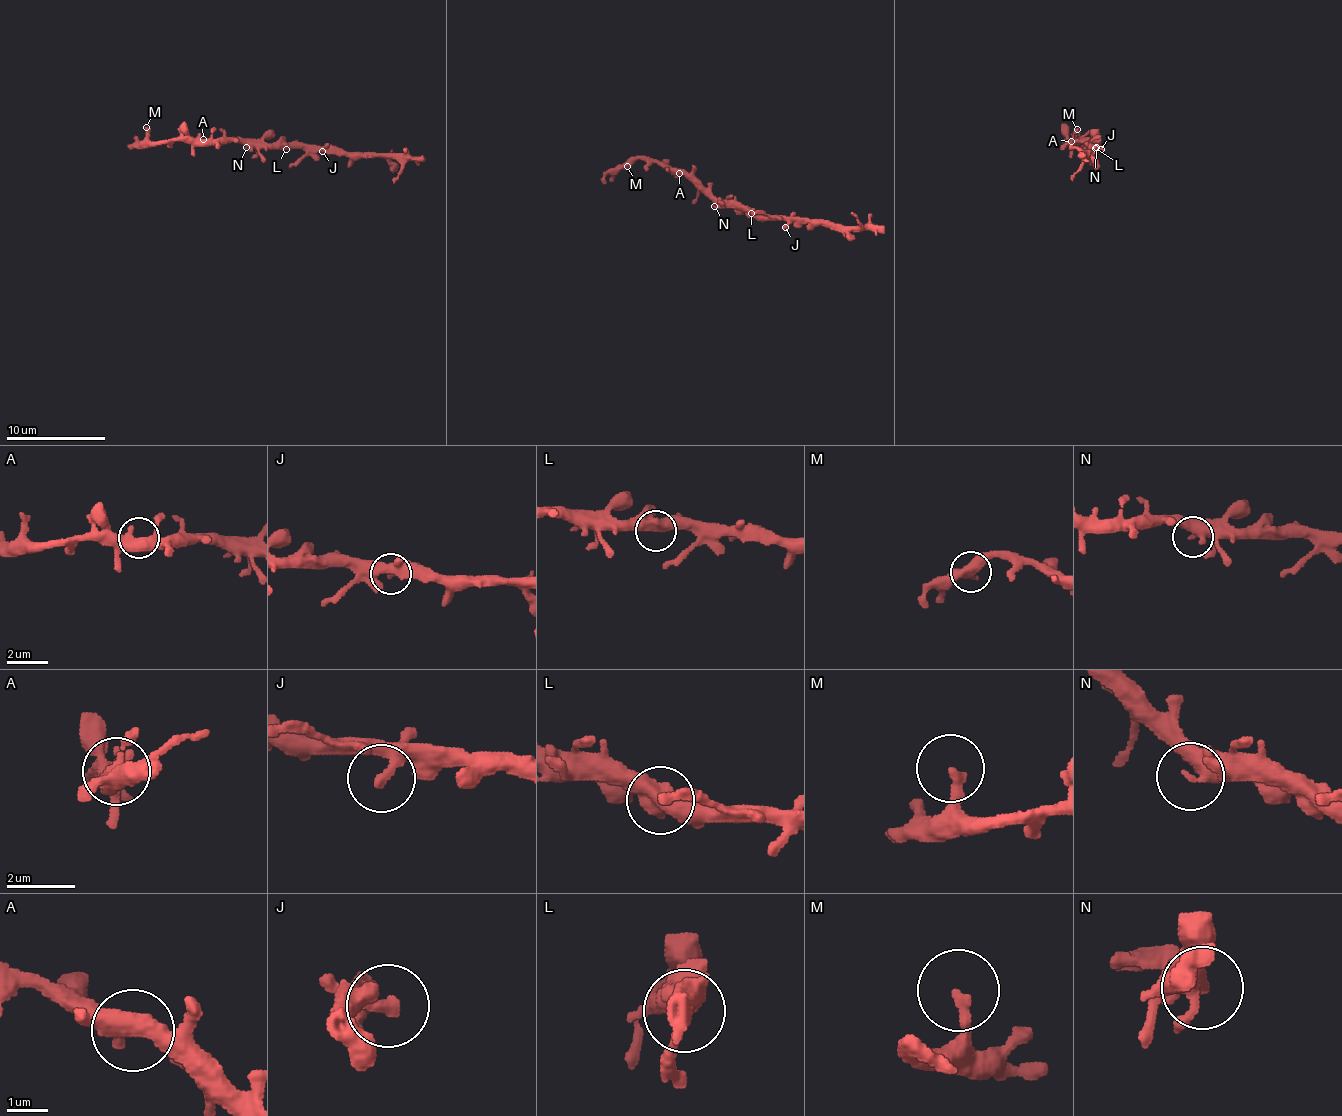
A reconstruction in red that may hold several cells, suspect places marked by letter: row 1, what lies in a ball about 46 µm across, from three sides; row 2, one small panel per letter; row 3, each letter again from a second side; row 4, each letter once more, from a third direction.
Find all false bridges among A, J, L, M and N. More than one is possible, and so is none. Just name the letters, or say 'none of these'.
none of these

